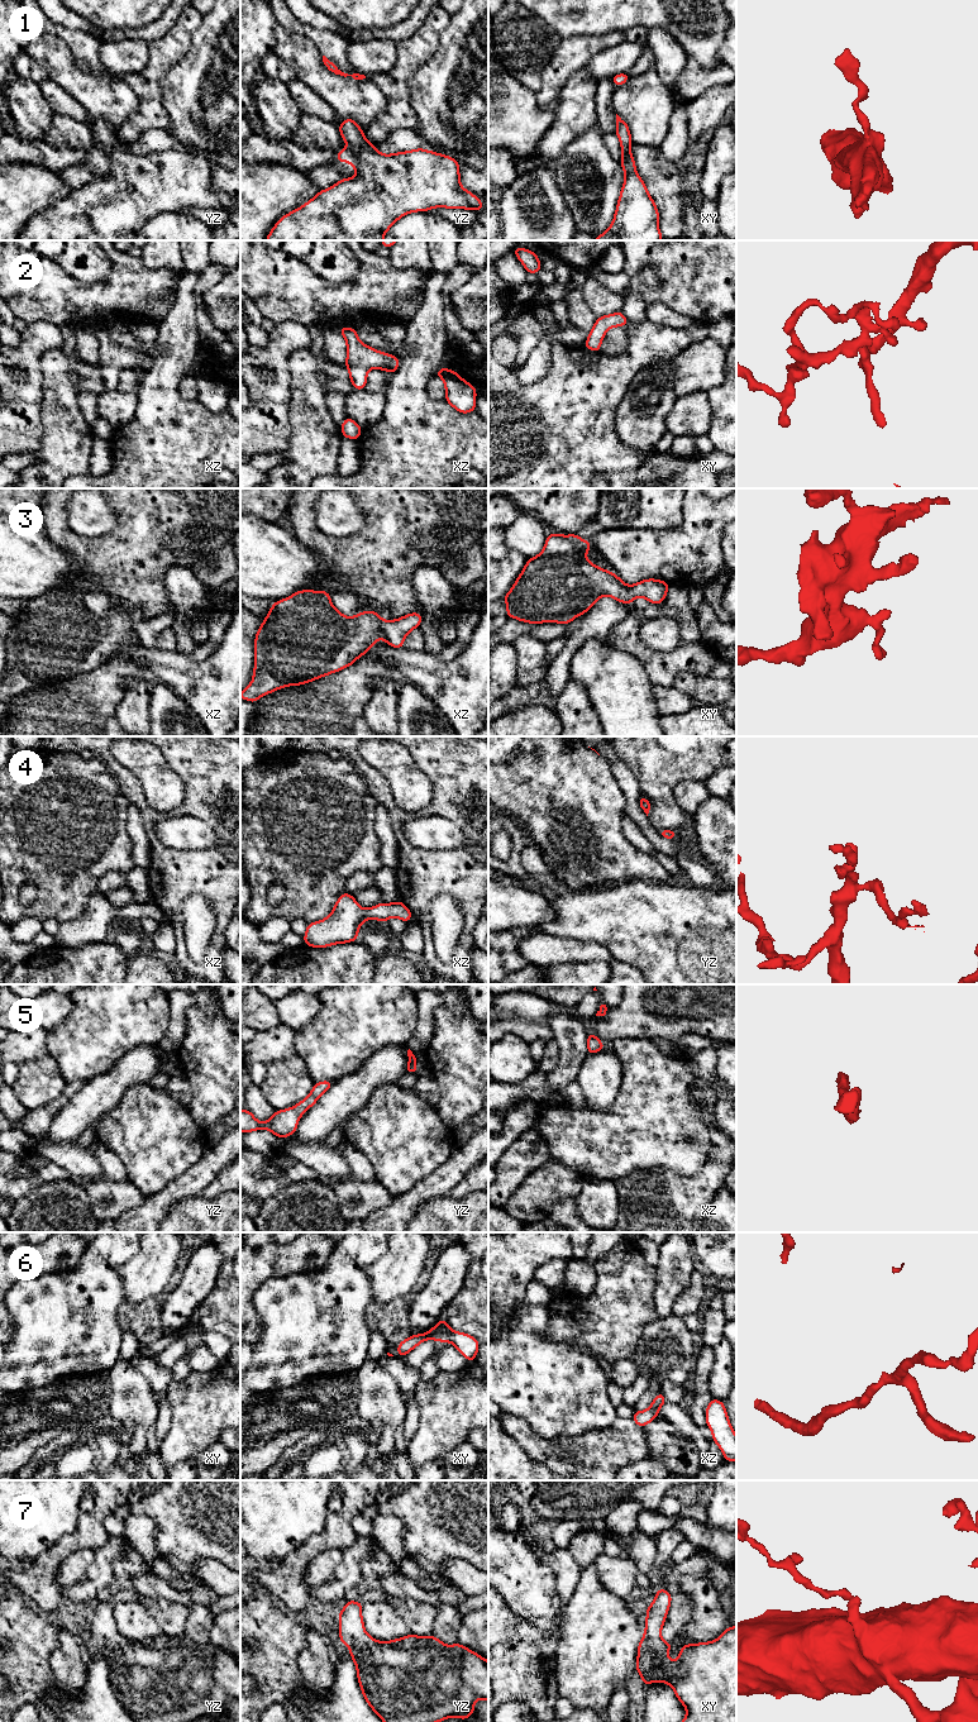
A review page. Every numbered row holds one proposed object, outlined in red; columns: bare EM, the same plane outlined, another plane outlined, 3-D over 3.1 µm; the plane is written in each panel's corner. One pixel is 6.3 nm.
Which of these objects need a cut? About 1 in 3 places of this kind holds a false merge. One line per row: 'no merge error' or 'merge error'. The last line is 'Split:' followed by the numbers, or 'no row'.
1: merge error
2: no merge error
3: no merge error
4: no merge error
5: no merge error
6: no merge error
7: no merge error
Split: 1

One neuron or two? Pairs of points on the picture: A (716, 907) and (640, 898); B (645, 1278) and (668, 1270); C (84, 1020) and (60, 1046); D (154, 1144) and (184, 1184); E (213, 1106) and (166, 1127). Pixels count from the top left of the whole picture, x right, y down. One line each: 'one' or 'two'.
A: one
B: two
C: one
D: two
E: two

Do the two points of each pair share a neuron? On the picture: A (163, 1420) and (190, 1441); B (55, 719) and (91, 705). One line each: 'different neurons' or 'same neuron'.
A: different neurons
B: same neuron

